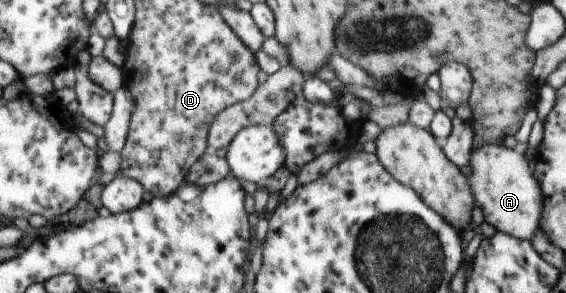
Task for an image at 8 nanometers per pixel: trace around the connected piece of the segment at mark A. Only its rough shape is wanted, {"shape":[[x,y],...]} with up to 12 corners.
{"shape":[[521,150],[469,152],[469,190],[483,220],[529,241],[541,190]]}

